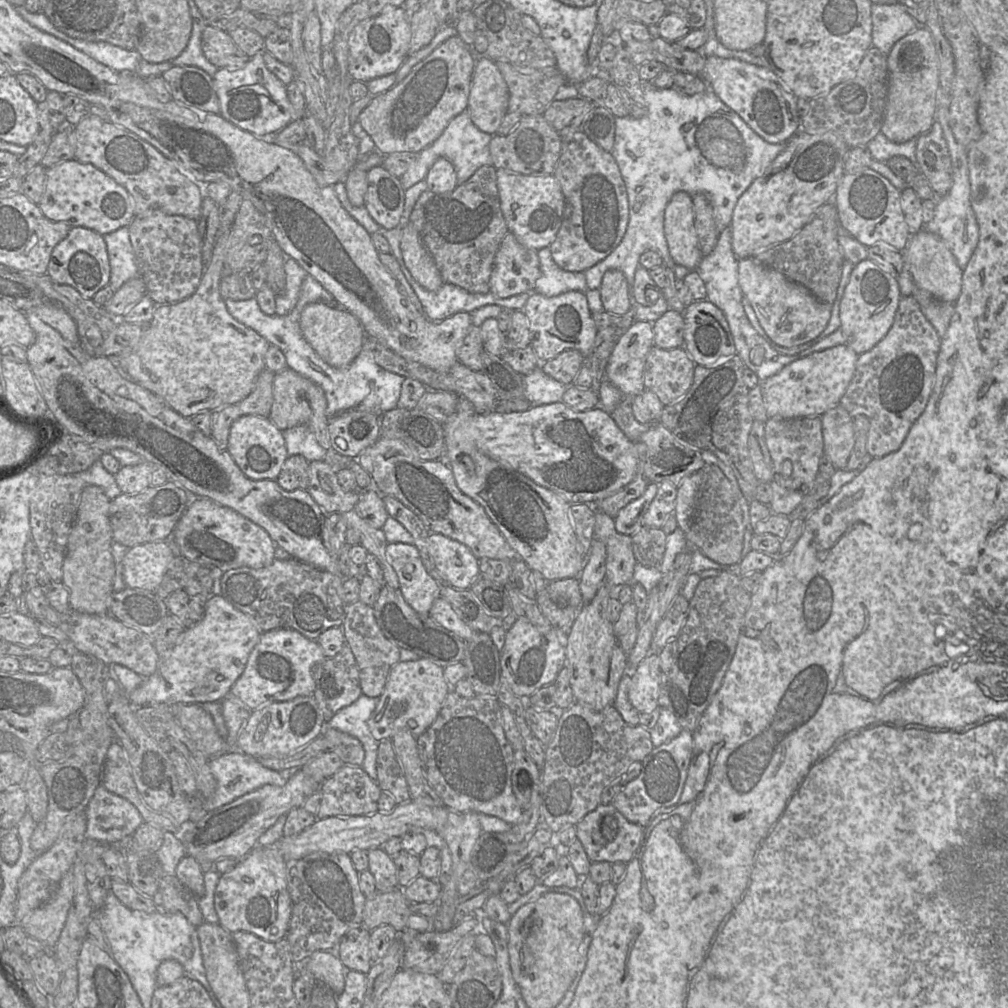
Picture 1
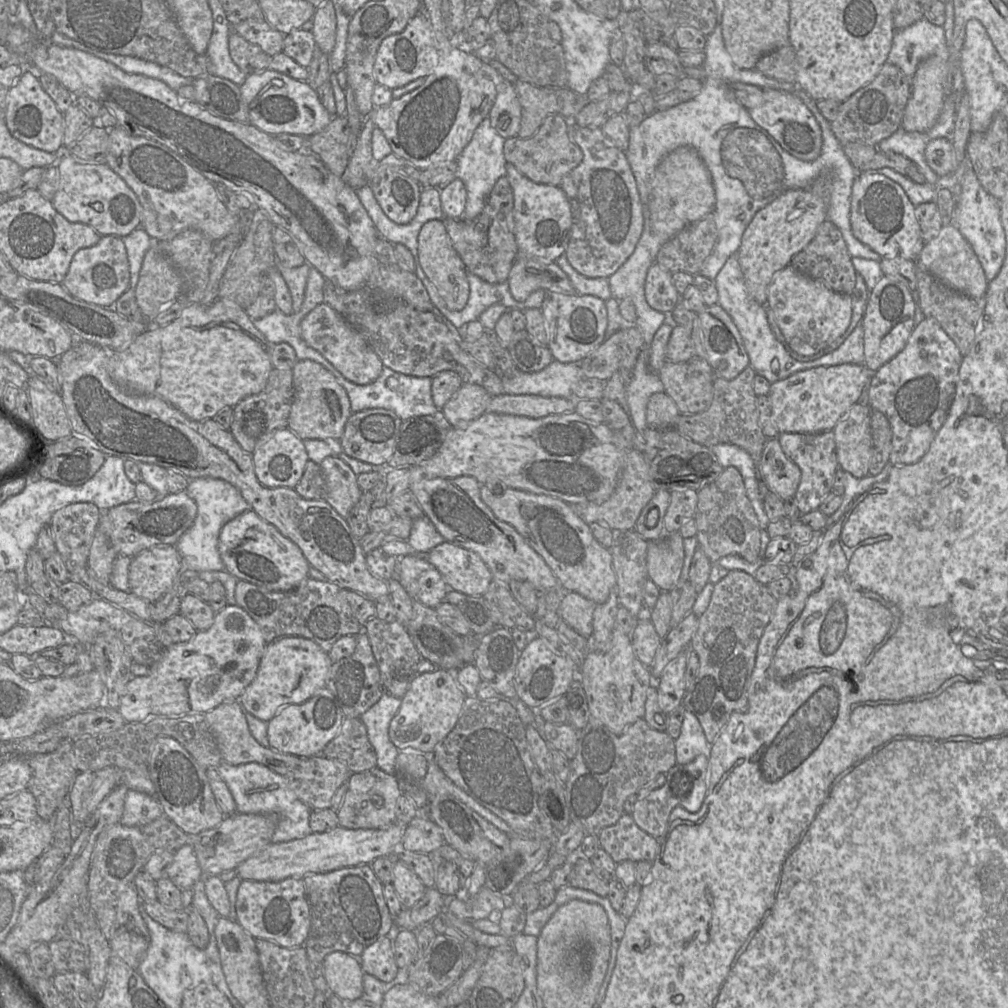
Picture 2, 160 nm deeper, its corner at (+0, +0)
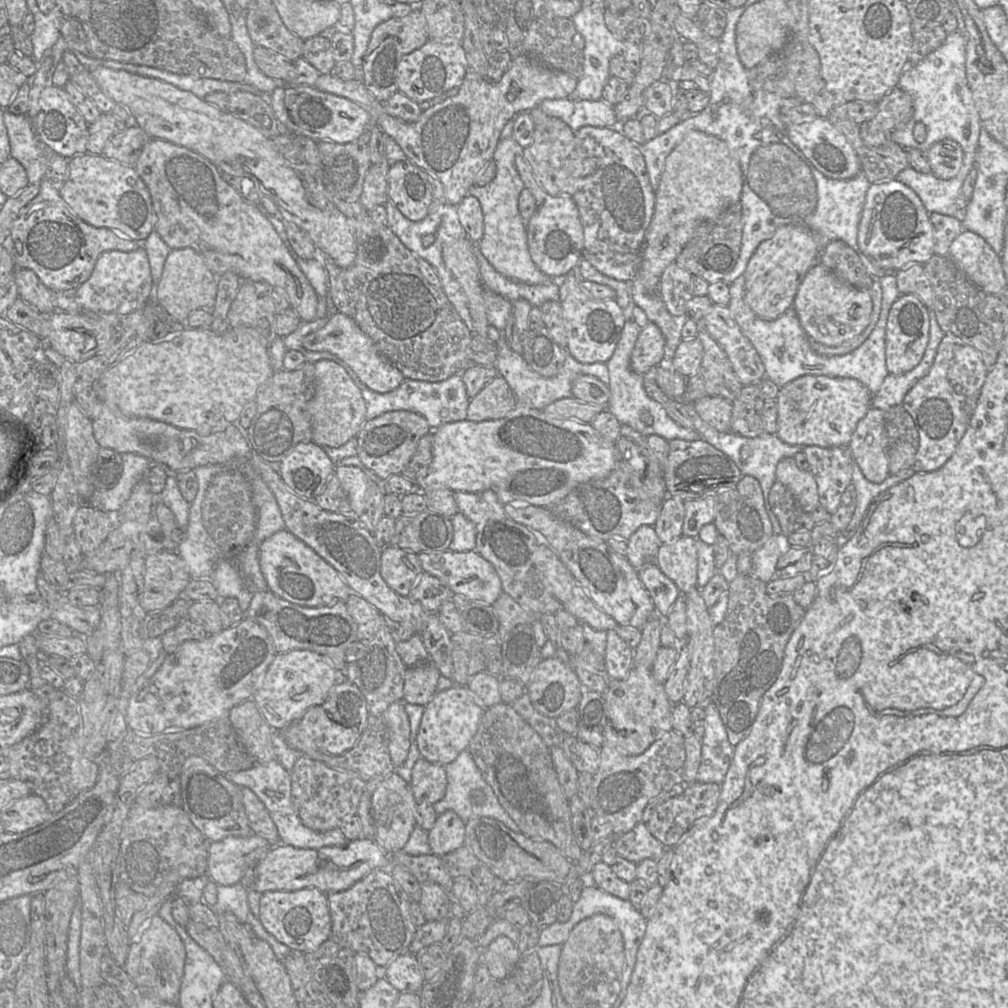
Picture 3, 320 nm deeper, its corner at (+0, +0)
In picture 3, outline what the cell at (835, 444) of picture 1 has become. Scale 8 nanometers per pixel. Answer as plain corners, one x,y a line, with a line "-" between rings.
871,407
858,422
848,445
865,478
881,483
890,476
884,411

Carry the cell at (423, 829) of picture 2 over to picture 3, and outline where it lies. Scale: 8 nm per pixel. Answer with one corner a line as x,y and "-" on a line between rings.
454,811
437,817
434,827
428,831
432,854
443,856
465,845
465,821

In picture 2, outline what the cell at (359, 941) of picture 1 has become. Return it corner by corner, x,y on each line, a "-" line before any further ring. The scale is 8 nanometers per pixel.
383,937
368,946
358,959
364,973
383,982
393,981
400,970
396,964
392,941
389,937

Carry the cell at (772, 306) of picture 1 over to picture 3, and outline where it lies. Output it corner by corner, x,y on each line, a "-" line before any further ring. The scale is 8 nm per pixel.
816,263
800,283
792,308
810,339
834,347
850,341
867,328
871,320
873,302
867,290
840,280
830,269

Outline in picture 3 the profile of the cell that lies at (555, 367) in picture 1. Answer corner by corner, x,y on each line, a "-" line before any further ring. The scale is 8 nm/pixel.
653,323
641,328
631,353
630,367
639,374
658,366
664,359
665,338

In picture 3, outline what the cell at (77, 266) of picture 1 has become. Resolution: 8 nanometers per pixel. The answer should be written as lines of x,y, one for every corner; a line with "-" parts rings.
144,248
134,251
107,251
96,261
89,279
73,291
74,300
84,310
120,316
141,309
149,301
153,287
149,260

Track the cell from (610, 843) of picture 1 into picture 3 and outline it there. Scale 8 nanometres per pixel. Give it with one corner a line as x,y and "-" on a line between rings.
644,822
618,836
613,846
620,857
636,864
645,859
657,861
667,849
651,834

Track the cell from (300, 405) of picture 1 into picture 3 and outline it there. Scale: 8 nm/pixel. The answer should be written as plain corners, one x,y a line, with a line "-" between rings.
329,360
315,362
315,394
310,403
312,441
322,447
337,448
356,437
367,421
366,402
361,390
339,364

